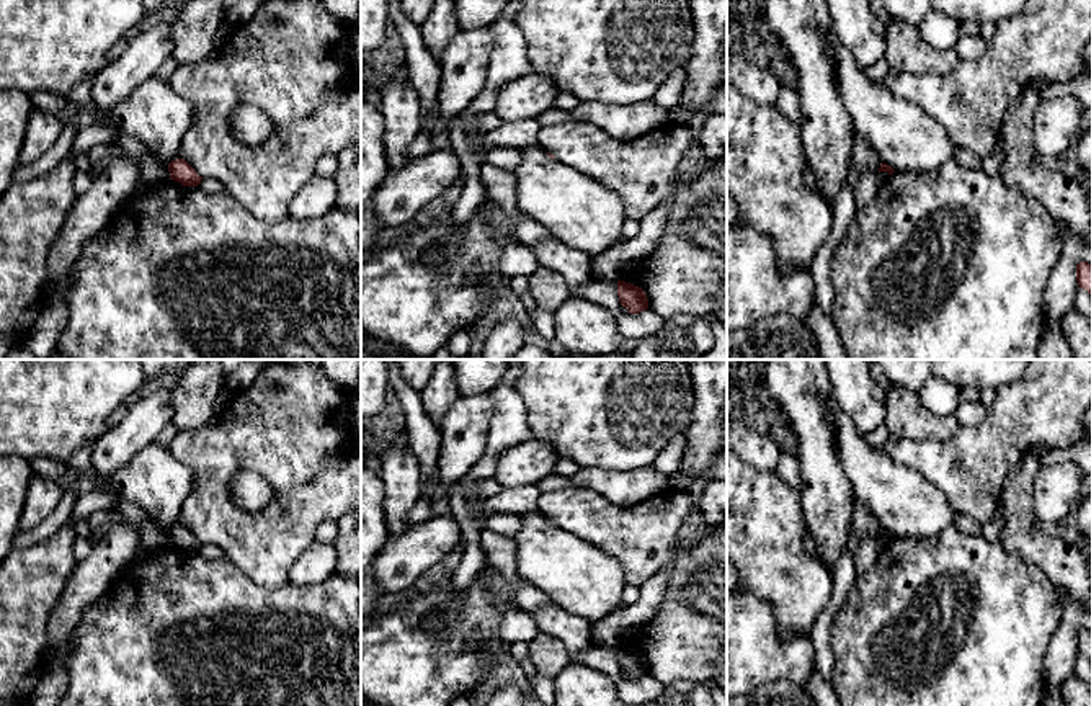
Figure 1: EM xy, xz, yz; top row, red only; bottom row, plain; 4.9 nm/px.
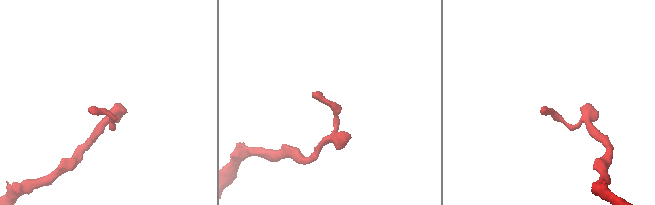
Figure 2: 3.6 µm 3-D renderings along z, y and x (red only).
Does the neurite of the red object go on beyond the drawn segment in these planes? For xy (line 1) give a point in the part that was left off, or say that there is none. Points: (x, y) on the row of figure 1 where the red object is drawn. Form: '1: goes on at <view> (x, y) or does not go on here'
1: does not go on here

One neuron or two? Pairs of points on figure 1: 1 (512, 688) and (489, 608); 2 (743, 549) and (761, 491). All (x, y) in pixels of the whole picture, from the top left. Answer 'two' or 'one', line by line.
1: two
2: one

